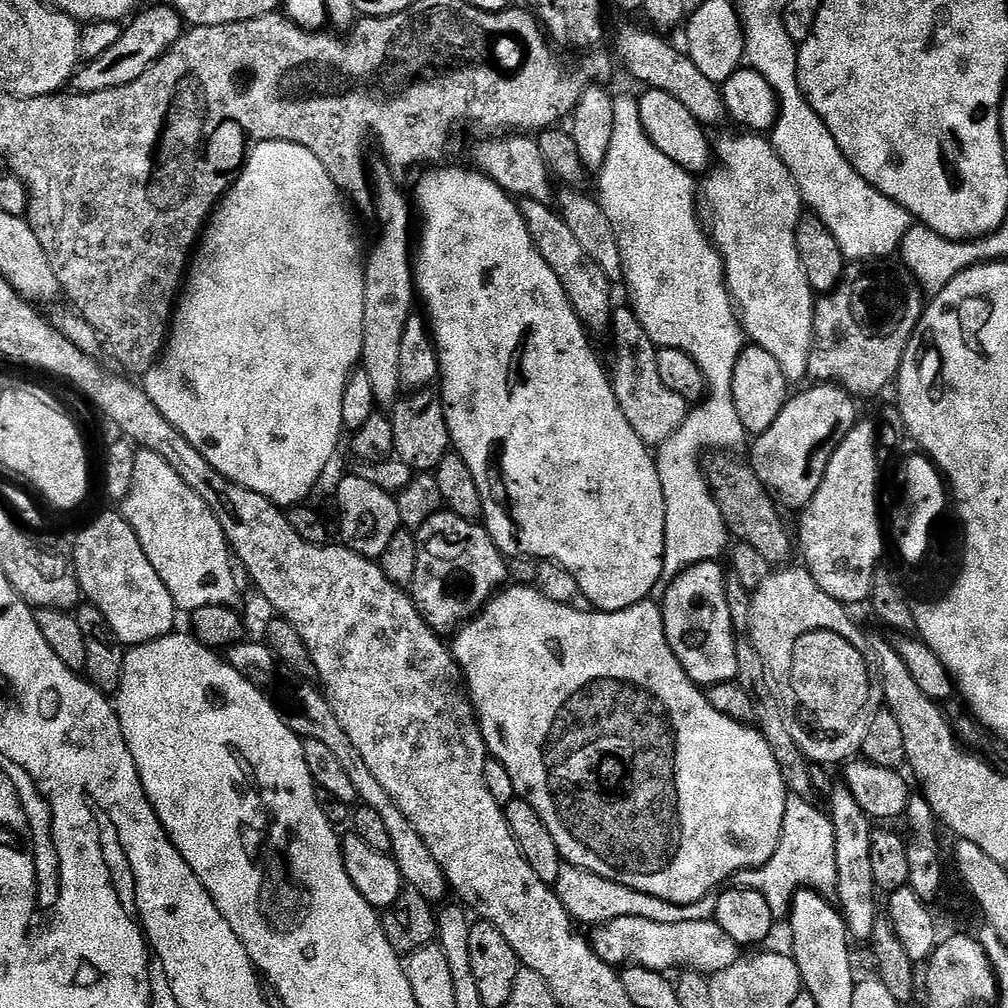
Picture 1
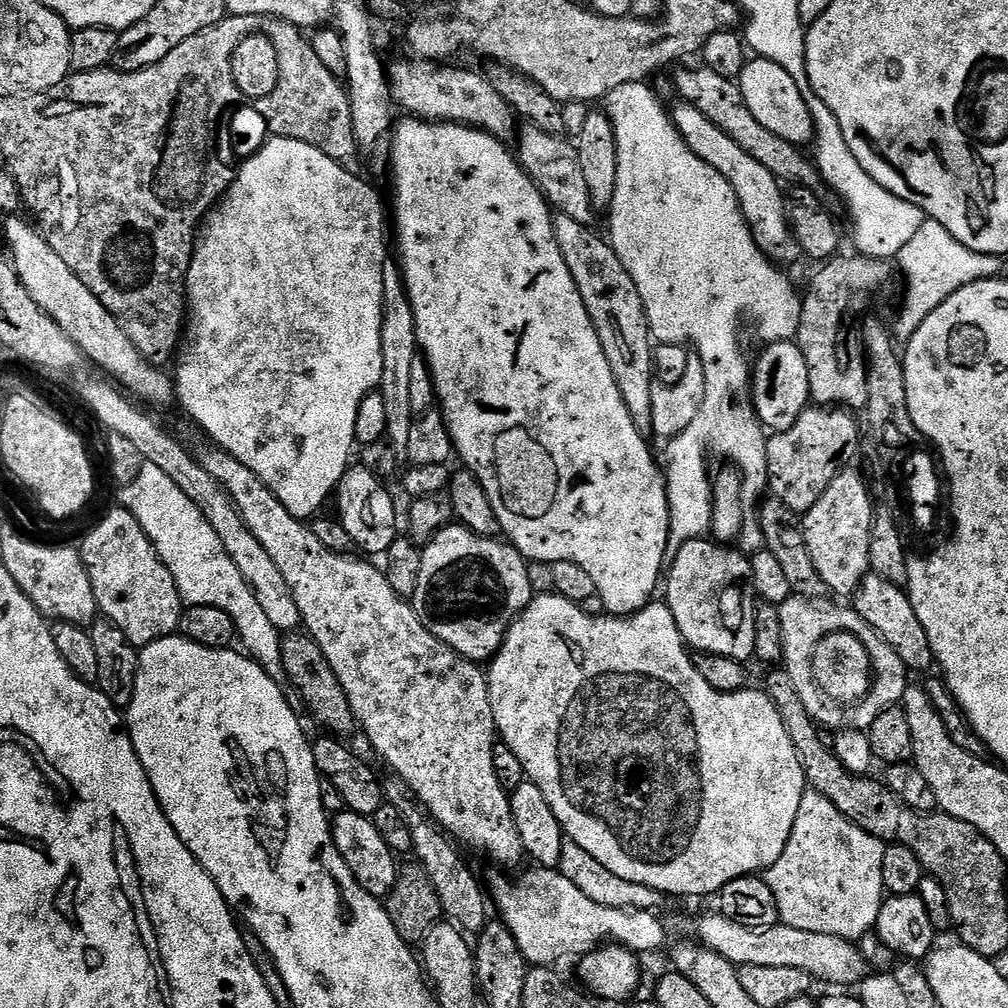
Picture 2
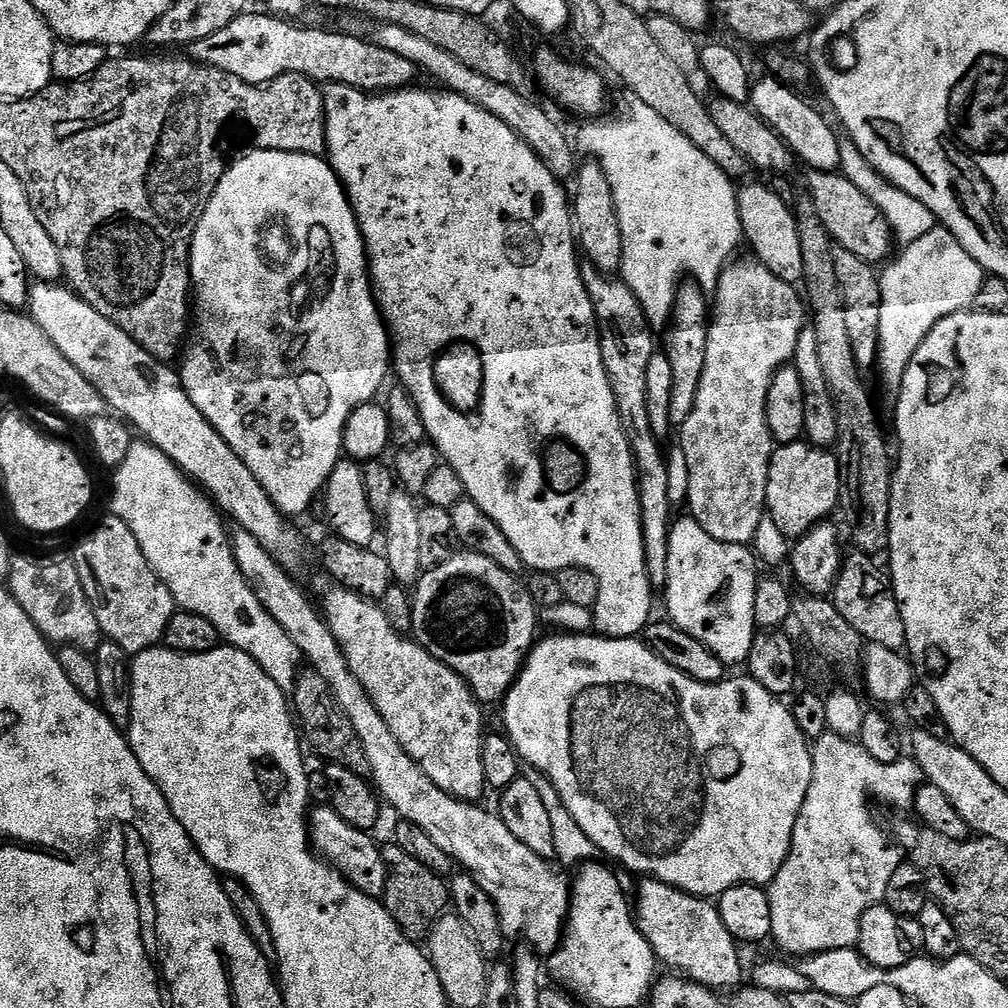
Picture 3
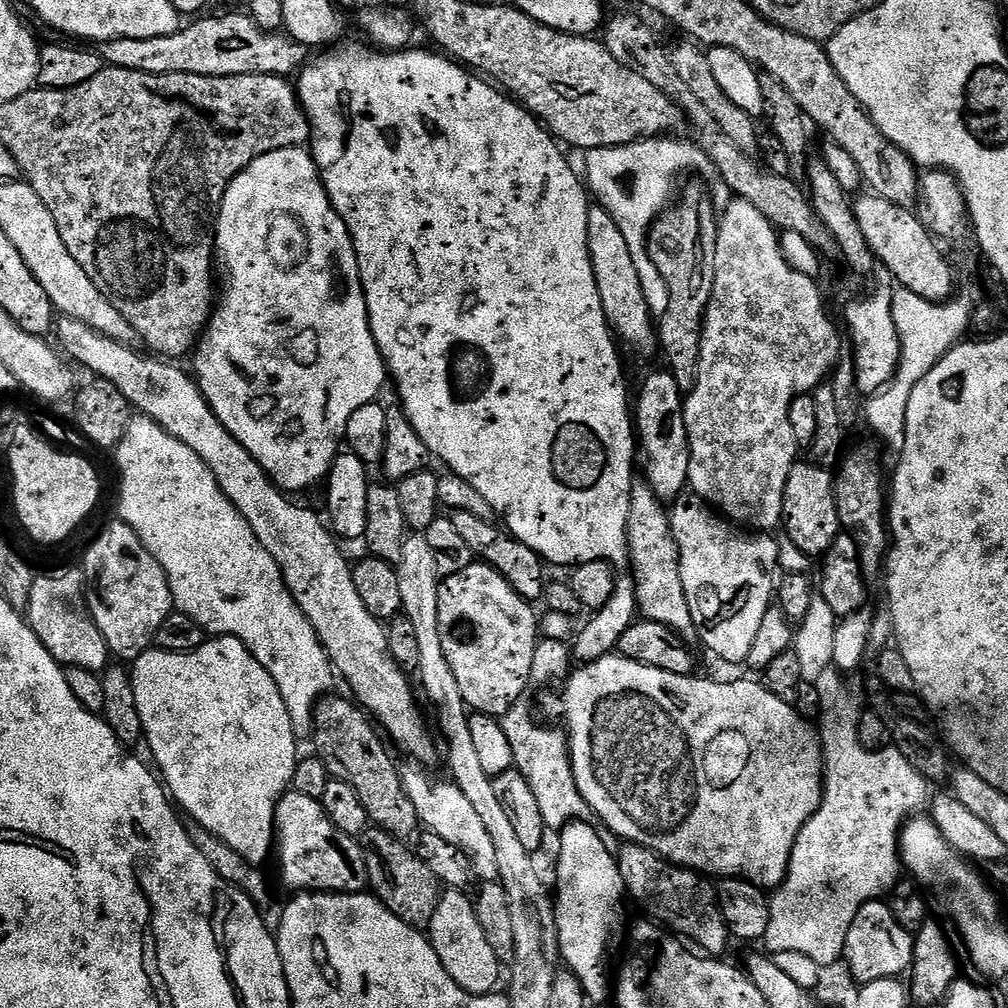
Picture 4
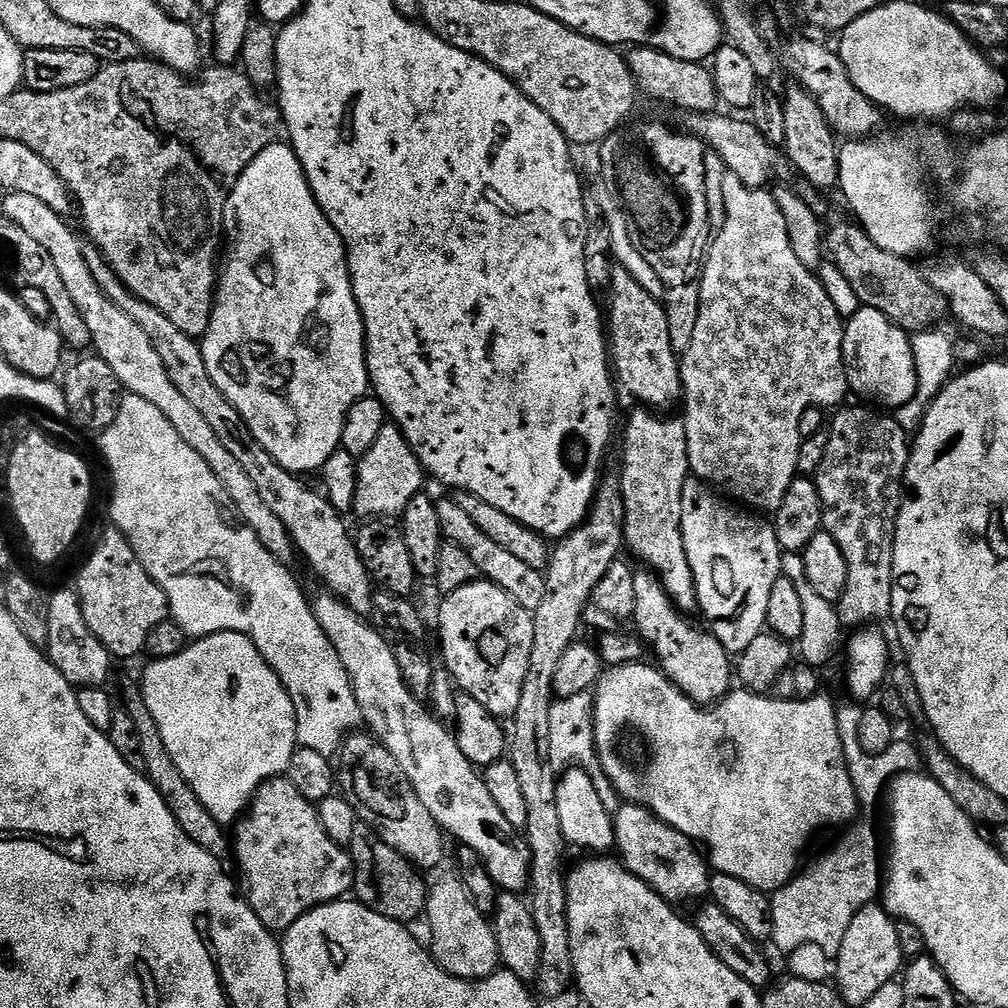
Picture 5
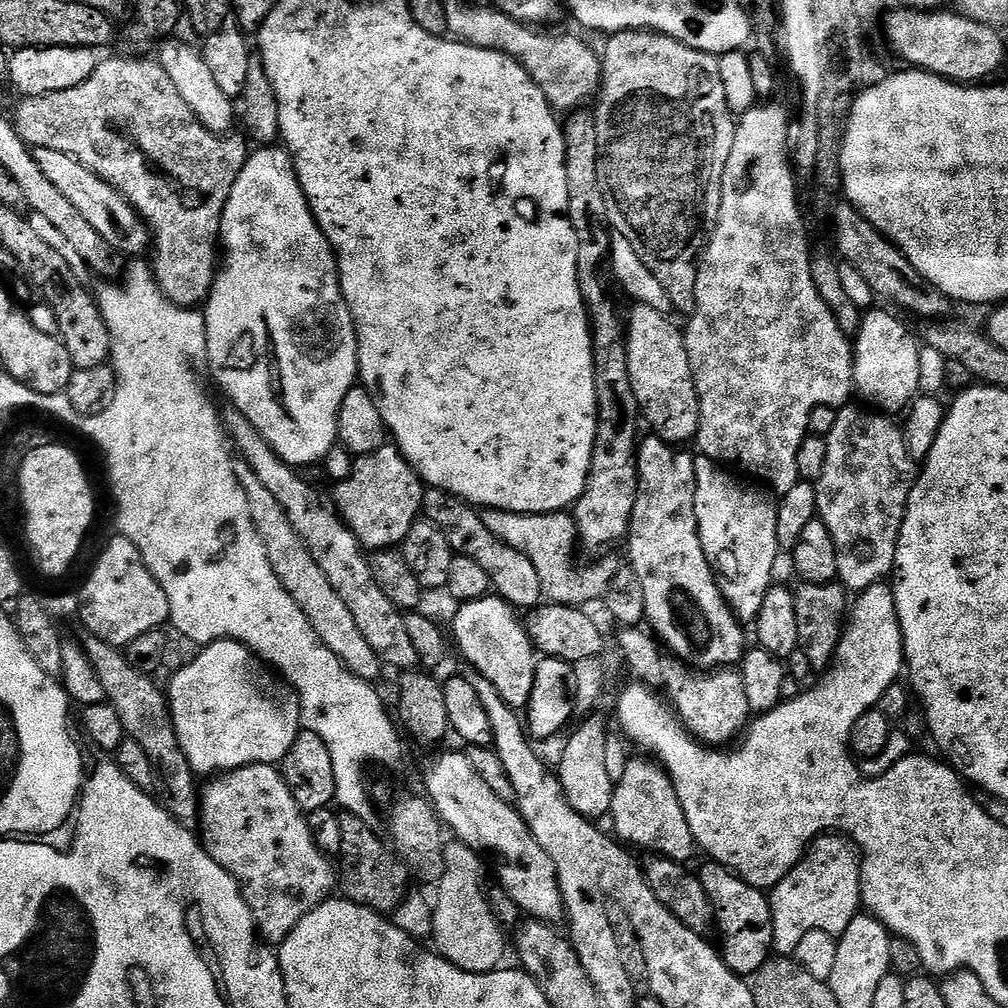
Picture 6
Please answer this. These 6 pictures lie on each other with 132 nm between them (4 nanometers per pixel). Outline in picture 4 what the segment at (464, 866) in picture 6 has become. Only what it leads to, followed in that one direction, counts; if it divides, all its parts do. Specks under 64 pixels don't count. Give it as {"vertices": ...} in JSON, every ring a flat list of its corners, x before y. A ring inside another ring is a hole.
{"vertices":[[445,891,434,910,434,918,428,923,426,935,432,941,442,966,446,966,446,974,450,974,450,978,454,978,462,990,475,996,487,996,497,991,502,960,479,925,475,903,466,897,463,891]]}

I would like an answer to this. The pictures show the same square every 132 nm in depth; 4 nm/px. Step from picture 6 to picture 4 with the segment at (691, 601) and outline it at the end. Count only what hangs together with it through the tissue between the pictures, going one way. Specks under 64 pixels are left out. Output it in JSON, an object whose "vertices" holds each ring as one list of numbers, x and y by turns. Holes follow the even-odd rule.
{"vertices":[[663,370,664,372,652,372,644,381,640,384,640,393,635,393,634,396,634,428,638,433,638,448,642,453,642,464,644,460,644,472,643,475,646,477,649,486,654,490,654,494,659,500,665,502,675,501,676,497,681,492,685,491,686,485,688,484,688,466,690,464,690,450,688,449,688,435,686,434,686,418,684,417,684,401,686,399,685,393,678,386,678,382,673,378,671,371]]}

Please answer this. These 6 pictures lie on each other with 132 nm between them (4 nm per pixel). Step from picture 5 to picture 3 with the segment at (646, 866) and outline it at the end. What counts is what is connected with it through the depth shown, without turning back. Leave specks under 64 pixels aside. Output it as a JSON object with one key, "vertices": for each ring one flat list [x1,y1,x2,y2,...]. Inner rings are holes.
{"vertices":[[648,878,643,883,644,897,640,900,640,909,635,909,634,916,640,922,648,918,645,936,657,959,663,965,666,963,682,971,679,973,704,987,713,990,739,987,742,982,739,945,726,930,719,909,712,906,710,910,684,910,685,893,660,880]]}

